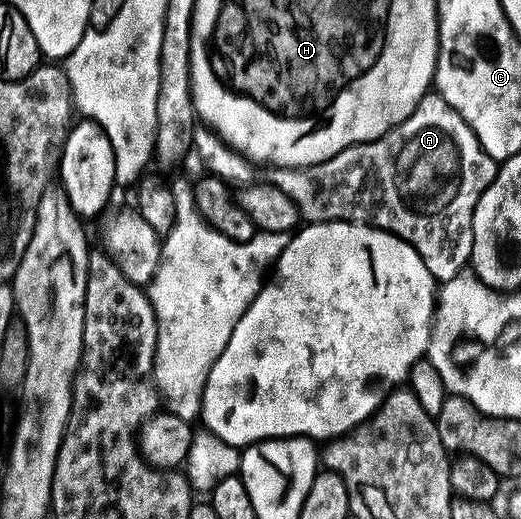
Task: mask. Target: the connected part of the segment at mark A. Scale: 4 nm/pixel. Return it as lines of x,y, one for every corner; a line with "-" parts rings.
430,91
421,100
417,110
402,125
392,129
390,133
385,133
378,141
367,141
364,145
347,147
343,151
339,151
339,155
327,159
321,165
313,165
310,169
270,168
267,181
268,184
279,187
279,191
291,195
291,199
297,204
297,210
301,212
302,218
306,222
354,221
360,225
373,225
376,229
386,229
388,233
394,233
397,237
409,241
411,247
415,247
415,251
419,251
423,263
427,263
434,281
444,283
452,279
456,273
462,272
470,264
473,256
473,216
475,215
475,207
479,203
483,191
487,191
490,183
497,178
498,168
498,162
494,161
492,157
488,157
483,151
475,131
471,131
471,127
461,118
459,111
451,108
438,93

